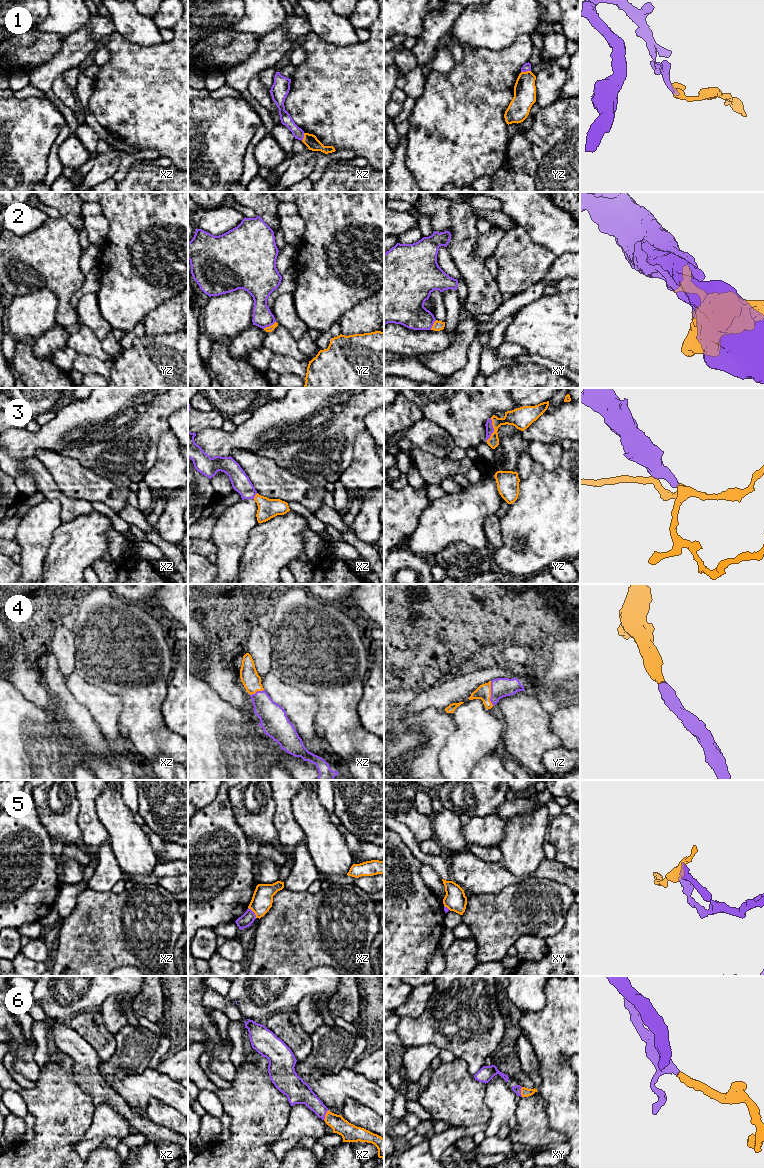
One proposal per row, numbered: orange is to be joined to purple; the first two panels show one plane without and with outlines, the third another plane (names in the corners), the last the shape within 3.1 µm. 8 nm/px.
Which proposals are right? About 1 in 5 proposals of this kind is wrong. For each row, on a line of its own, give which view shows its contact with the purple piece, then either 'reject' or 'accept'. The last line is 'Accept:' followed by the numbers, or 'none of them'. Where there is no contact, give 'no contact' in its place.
1: meets purple in yz; reject
2: meets purple in yz; reject
3: meets purple in yz; accept
4: meets purple in yz; accept
5: meets purple in xz; reject
6: meets purple in xz; accept
Accept: 3, 4, 6

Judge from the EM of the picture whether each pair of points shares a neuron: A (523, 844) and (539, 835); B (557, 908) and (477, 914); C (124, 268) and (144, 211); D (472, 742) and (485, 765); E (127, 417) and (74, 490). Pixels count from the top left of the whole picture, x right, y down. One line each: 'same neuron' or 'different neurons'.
A: same neuron
B: same neuron
C: same neuron
D: different neurons
E: different neurons

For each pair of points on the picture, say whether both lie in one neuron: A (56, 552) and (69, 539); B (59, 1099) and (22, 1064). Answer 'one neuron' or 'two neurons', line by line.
A: one neuron
B: two neurons

